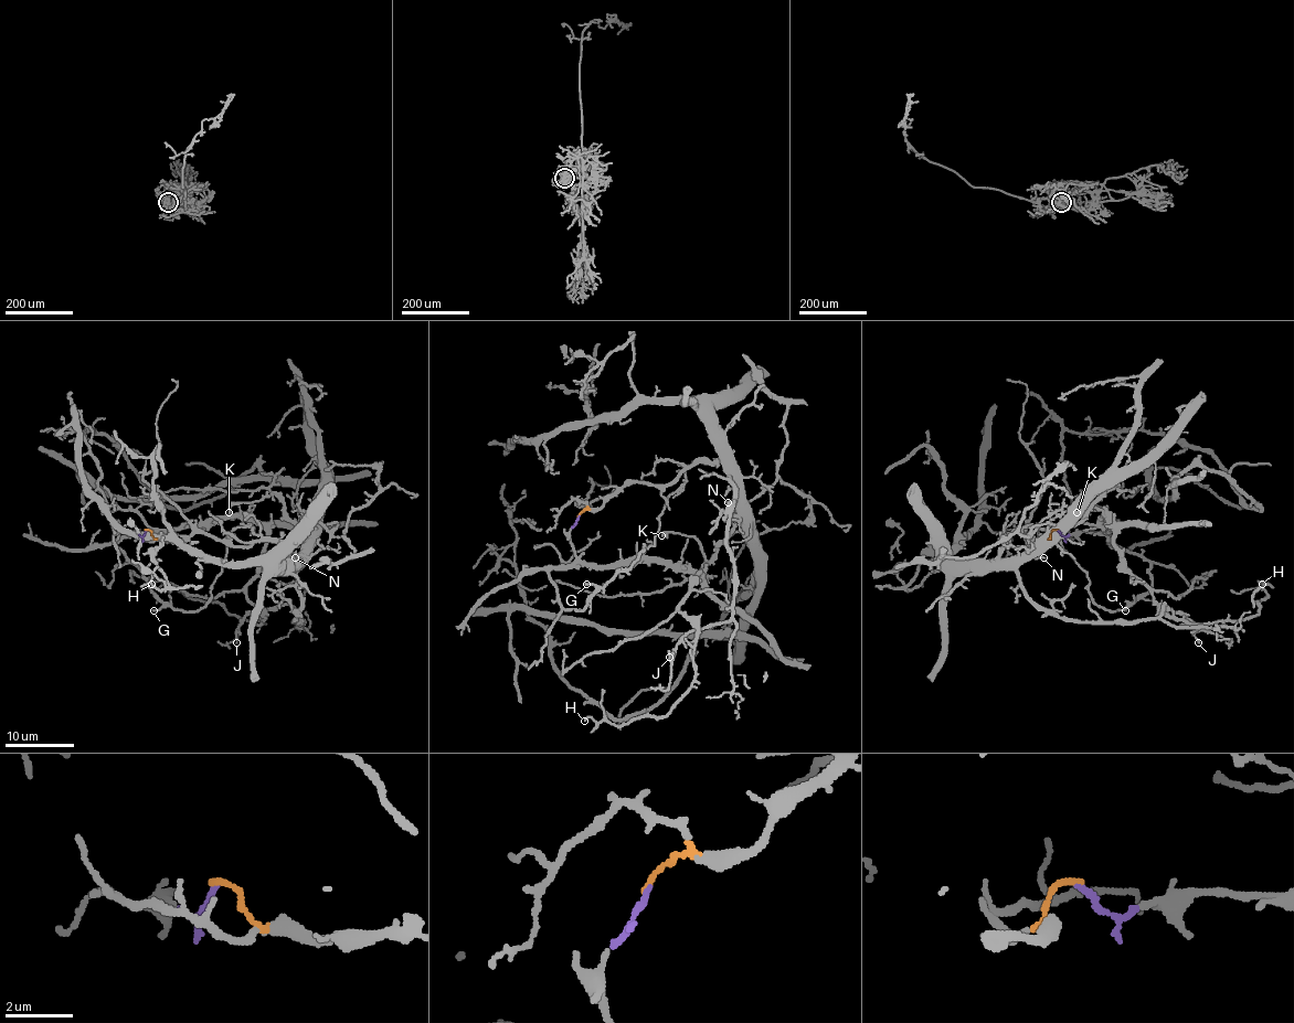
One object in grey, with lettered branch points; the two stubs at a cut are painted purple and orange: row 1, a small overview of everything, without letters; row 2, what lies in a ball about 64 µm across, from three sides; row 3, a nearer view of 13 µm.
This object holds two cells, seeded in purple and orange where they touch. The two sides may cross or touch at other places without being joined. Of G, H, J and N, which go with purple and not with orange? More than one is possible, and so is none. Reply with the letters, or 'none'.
G, H

